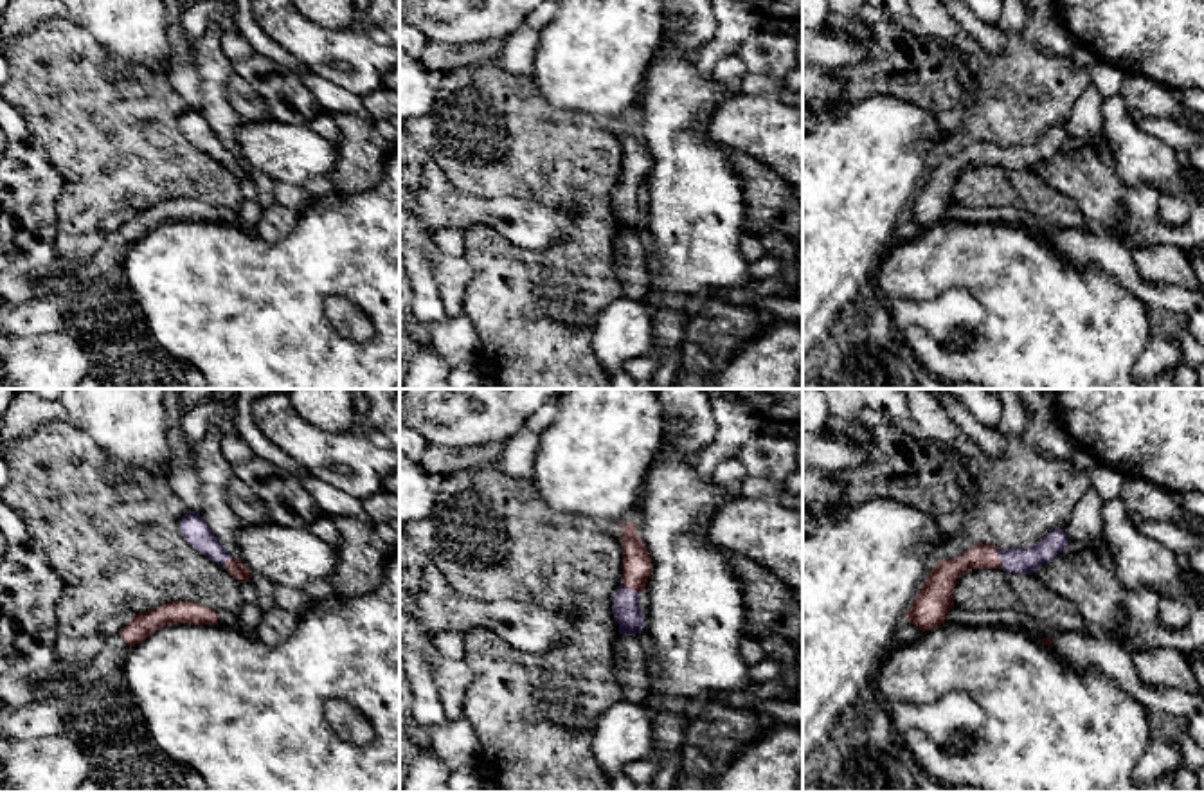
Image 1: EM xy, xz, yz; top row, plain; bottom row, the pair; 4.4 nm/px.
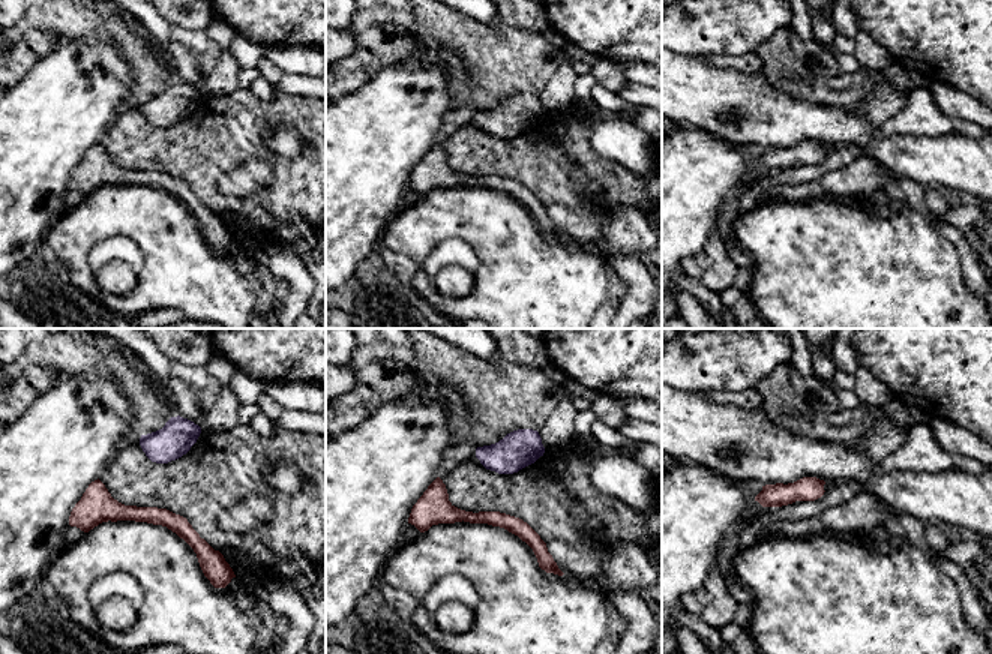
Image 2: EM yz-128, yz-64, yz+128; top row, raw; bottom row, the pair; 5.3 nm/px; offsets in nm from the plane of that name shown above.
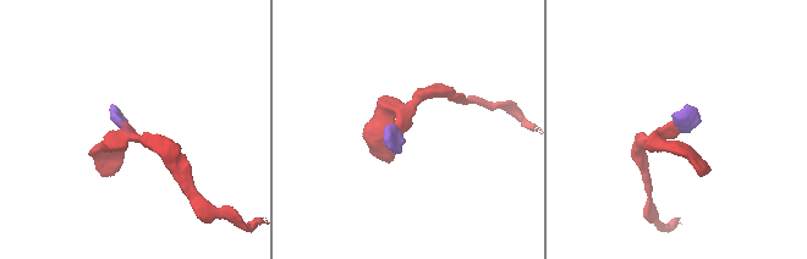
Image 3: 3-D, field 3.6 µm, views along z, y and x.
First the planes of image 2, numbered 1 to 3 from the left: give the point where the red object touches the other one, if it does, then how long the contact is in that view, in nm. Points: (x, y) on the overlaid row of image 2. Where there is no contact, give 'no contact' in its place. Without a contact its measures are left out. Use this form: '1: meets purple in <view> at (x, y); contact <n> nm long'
1: no contact
2: no contact
3: no contact

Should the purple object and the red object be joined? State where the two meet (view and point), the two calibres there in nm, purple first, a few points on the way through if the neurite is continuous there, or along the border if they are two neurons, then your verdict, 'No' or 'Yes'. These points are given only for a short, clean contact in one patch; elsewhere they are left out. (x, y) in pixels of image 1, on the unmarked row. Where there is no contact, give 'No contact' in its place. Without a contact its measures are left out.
Touches purple at yz (999, 155). Thickness 130 nm (purple) against 130 nm. Path across: yz (1024, 157), (999, 155), (969, 155), (945, 170). Yes

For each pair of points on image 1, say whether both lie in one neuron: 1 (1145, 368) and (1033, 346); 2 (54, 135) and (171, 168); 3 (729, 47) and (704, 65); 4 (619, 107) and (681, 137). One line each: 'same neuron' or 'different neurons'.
1: different neurons
2: same neuron
3: same neuron
4: different neurons

